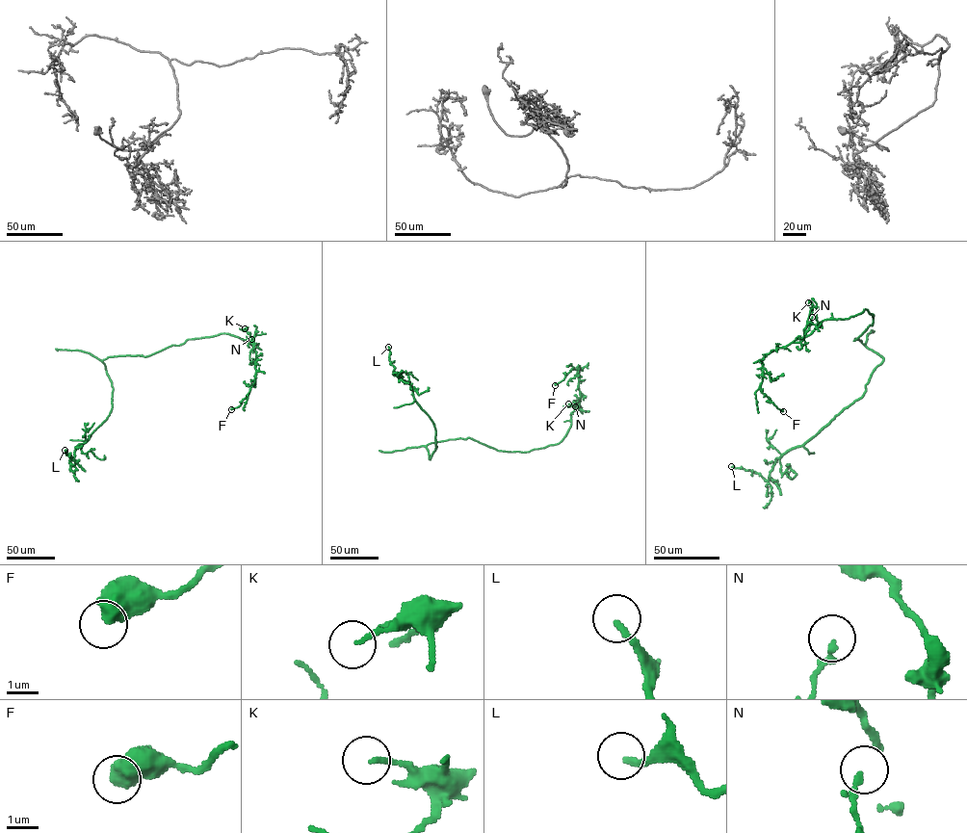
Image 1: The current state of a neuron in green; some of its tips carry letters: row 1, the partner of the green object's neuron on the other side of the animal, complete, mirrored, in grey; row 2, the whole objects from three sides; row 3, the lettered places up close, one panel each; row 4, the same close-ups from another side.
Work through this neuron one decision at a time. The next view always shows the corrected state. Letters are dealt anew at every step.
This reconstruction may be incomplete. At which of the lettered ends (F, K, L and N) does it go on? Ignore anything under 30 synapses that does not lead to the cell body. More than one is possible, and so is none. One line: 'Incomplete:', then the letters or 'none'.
Incomplete: L

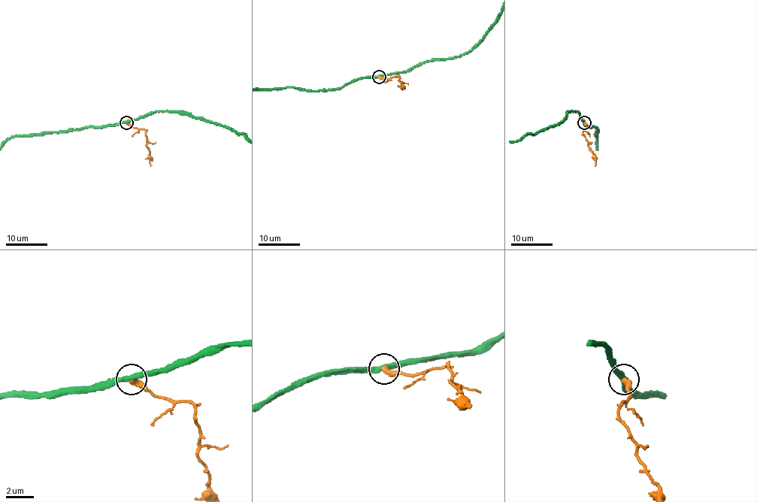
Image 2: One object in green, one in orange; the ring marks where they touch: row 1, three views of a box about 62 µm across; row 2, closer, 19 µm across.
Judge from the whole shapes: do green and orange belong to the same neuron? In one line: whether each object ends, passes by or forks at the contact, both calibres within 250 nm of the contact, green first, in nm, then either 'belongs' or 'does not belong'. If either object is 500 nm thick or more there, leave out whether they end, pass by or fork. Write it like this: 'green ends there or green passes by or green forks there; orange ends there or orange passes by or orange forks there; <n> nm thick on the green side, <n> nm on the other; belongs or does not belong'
green passes by; orange ends there; 360 nm thick on the green side, 440 nm on the other; does not belong

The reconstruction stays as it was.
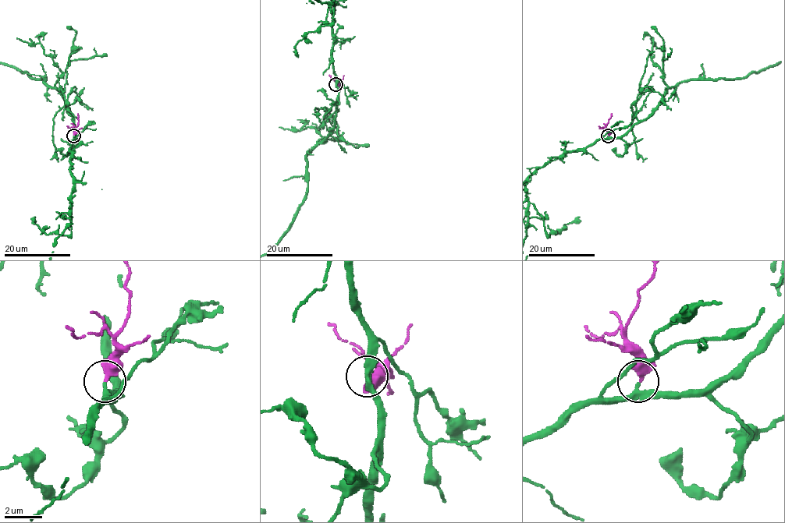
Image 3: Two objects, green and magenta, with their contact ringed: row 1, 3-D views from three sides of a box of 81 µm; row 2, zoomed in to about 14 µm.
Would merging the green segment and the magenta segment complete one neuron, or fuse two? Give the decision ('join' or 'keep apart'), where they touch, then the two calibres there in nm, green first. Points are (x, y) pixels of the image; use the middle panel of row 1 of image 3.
join | (335, 84) | 240/400 nm

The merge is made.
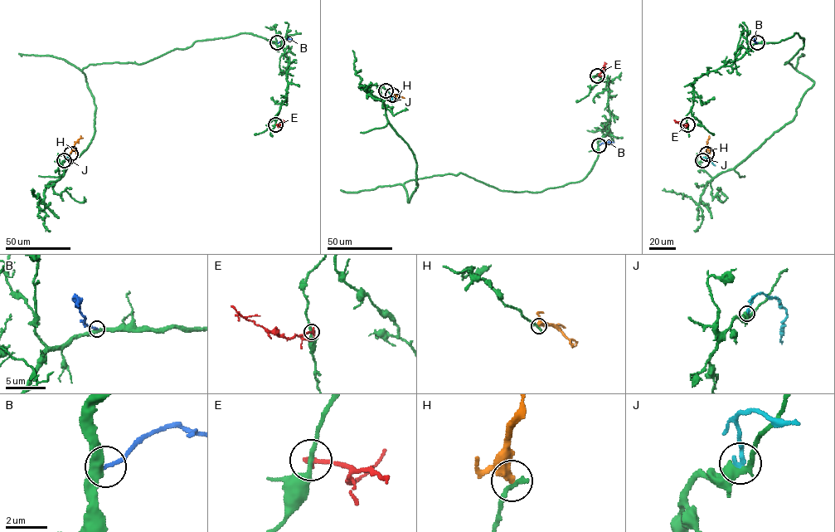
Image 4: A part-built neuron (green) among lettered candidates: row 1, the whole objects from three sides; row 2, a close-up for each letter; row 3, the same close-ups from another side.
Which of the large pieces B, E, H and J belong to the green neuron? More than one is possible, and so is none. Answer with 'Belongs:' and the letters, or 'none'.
Belongs: B

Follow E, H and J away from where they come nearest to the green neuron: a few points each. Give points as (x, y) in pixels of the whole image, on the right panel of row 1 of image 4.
E: (687, 124), (682, 125), (674, 119)
H: (706, 153), (710, 138)
J: (702, 160), (703, 157), (706, 158), (715, 165)

